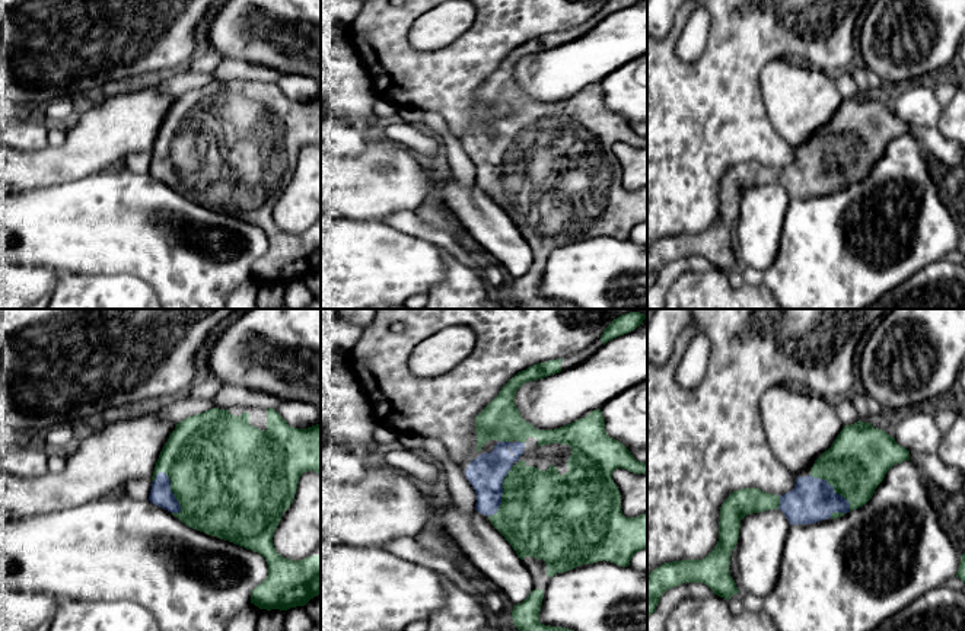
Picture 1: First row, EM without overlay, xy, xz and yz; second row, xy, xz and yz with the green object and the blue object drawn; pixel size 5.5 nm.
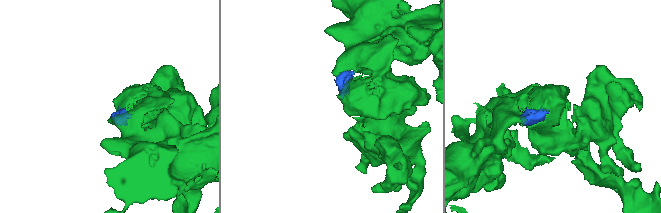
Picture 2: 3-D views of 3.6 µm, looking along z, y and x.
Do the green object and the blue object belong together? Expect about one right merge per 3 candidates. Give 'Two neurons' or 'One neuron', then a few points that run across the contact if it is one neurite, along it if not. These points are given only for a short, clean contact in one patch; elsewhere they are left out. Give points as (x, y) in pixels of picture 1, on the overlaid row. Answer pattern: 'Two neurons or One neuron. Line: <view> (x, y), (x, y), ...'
One neuron

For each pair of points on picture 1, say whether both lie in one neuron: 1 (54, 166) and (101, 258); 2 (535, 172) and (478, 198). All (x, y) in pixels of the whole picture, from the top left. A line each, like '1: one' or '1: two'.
1: two
2: two

